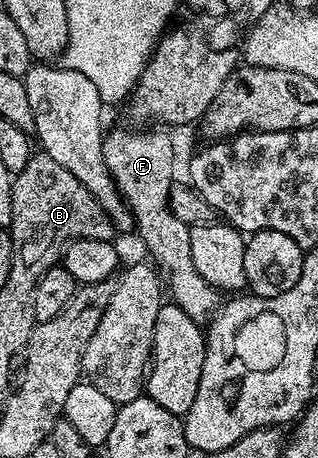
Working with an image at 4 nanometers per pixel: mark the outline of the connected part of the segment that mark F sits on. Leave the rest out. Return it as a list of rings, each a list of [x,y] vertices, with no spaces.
[[[114,129],[111,133],[109,130],[103,136],[104,163],[112,175],[115,187],[120,191],[122,198],[126,200],[126,206],[130,208],[130,213],[134,216],[136,234],[138,233],[139,239],[146,244],[147,251],[154,256],[152,258],[153,264],[164,282],[164,289],[169,300],[180,306],[184,311],[188,311],[188,315],[192,315],[194,321],[205,322],[213,317],[220,308],[220,300],[218,301],[220,290],[212,287],[212,283],[208,283],[204,279],[204,275],[200,275],[200,271],[196,271],[196,263],[192,263],[192,247],[190,244],[182,245],[182,257],[180,254],[174,253],[176,222],[170,215],[170,188],[176,183],[176,177],[174,177],[174,145],[170,142],[169,135],[166,134],[169,132],[154,131],[158,133],[146,133],[150,131],[134,129]]]

